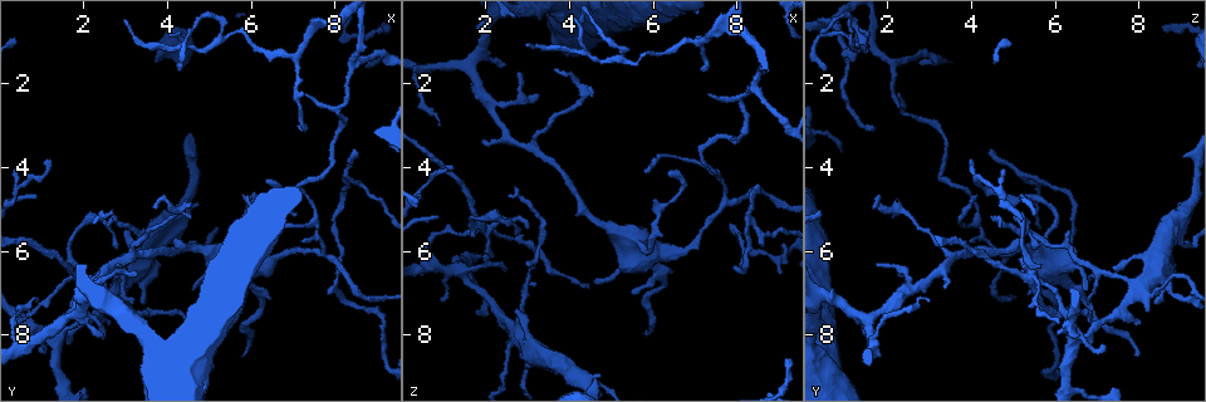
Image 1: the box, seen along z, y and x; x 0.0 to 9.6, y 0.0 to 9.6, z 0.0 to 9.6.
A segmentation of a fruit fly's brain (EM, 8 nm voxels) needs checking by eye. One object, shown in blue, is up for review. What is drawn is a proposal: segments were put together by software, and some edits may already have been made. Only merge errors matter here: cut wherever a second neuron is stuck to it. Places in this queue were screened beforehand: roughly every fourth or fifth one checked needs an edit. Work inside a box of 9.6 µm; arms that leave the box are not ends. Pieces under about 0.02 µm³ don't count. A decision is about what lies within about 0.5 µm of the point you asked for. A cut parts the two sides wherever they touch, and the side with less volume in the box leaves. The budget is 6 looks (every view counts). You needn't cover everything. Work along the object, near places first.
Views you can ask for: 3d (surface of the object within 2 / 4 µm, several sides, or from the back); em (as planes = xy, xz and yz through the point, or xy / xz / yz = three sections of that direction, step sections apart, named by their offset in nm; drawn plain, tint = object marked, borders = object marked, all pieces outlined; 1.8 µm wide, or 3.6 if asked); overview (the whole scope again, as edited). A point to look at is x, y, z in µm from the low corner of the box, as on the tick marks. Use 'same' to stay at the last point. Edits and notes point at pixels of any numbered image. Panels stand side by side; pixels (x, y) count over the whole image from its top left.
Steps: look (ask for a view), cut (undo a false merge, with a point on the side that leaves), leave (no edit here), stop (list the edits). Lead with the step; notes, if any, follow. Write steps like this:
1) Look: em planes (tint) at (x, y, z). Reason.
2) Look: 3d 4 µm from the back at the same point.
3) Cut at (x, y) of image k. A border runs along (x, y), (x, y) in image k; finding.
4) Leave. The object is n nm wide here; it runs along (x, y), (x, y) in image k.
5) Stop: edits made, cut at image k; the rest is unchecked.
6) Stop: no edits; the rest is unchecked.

Look: em xz step 8 (tint) at (2.85, 6.85, 8.10). Thin arm on a thick one.

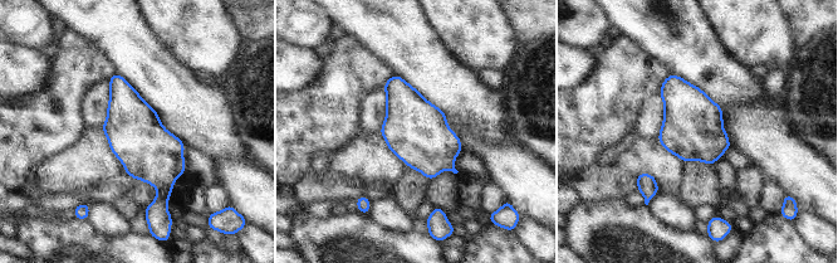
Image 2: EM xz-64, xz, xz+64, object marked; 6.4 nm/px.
Look: em planes (borders) at the same point.

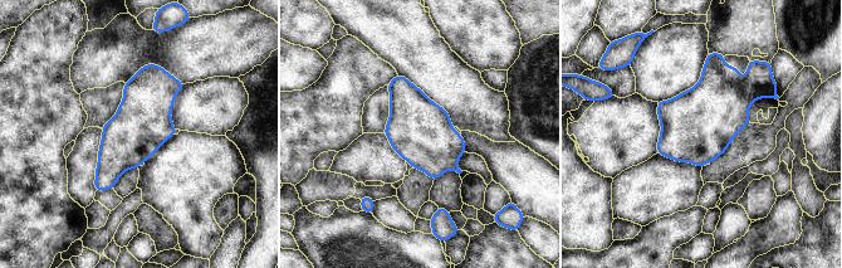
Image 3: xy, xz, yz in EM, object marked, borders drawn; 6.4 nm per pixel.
Leave. The object is 360 nm wide here; all the same neuron.

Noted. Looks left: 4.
Look: 3d 4 µm from the back at (1.50, 8.10, 6.55). Looks like a crossing.

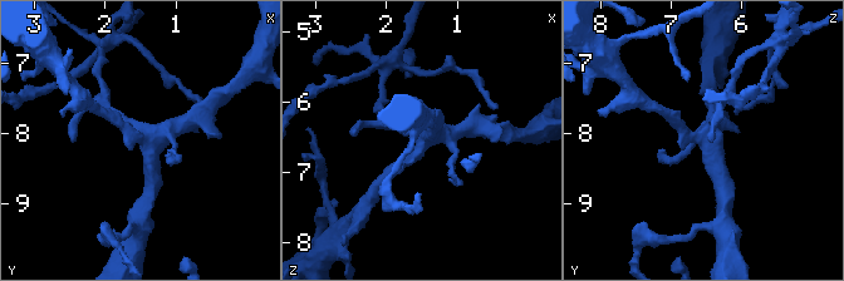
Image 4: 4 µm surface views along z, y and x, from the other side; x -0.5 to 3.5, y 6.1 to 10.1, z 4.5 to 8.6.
Look: em planes (plain) at (1.45, 8.00, 6.55).

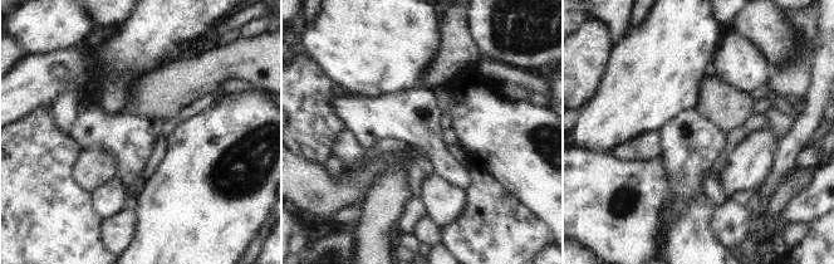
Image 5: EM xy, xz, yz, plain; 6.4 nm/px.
Look: em planes (tint) at the same point. Where the object lies.

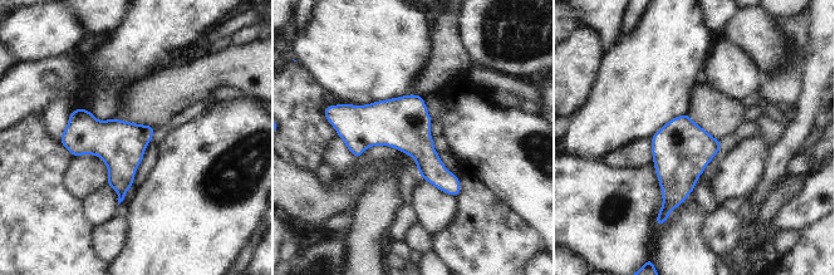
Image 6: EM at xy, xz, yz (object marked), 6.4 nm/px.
Leave. The object is 300 nm wide here; it runs along (339, 124), (392, 124), (457, 188) in image 6; one neuron here.

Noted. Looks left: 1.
Stop: no edits; the rest is unchecked.

